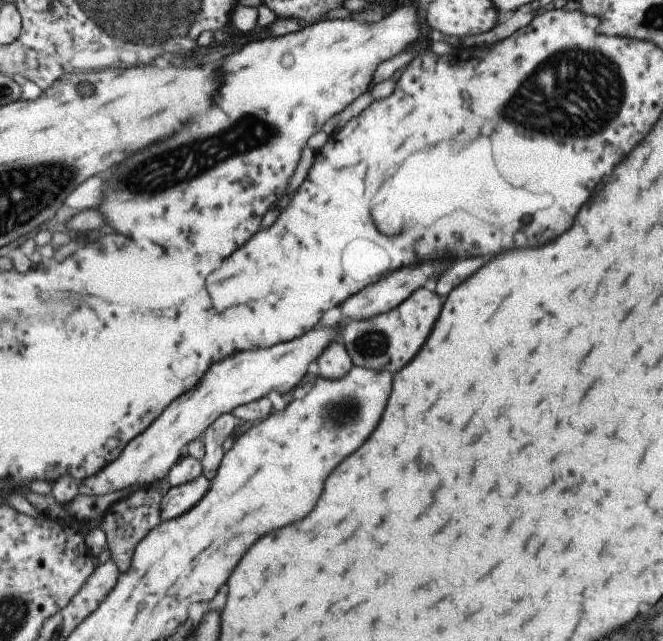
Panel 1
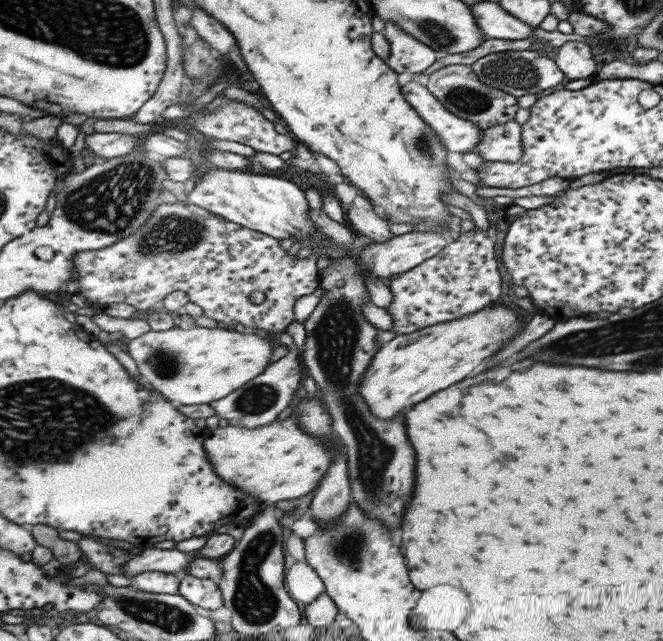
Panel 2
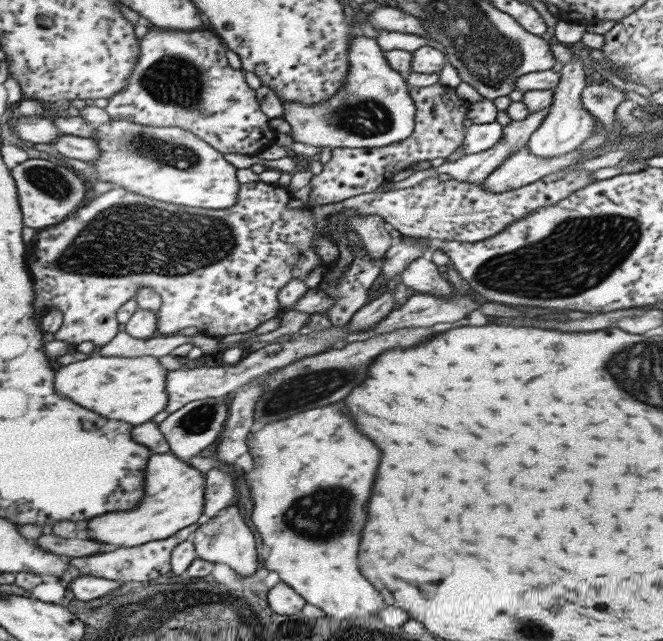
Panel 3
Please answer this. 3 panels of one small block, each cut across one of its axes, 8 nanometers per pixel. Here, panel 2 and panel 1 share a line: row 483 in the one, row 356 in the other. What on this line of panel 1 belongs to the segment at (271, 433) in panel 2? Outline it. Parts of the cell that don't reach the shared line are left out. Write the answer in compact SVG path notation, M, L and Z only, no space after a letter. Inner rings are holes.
M336 323L333 326L319 326L315 330L311 329L309 332L305 331L301 336L288 340L287 342L280 342L270 346L269 348L256 348L255 350L247 350L247 352L235 352L215 364L211 364L207 368L207 372L201 377L201 380L193 387L189 388L187 392L181 394L163 409L155 420L143 429L135 438L132 438L121 451L121 456L117 460L113 460L111 464L107 464L105 468L101 468L97 474L89 476L81 486L79 486L79 494L87 494L87 496L98 496L116 491L127 489L133 485L145 487L157 483L167 476L169 468L177 462L181 454L181 448L185 444L189 444L192 440L201 437L202 432L217 418L220 414L231 413L231 410L237 406L257 400L263 396L267 396L269 392L277 392L277 394L284 394L292 391L295 384L299 384L299 380L306 374L307 365L313 362L326 348L335 340L339 325L343 323Z

